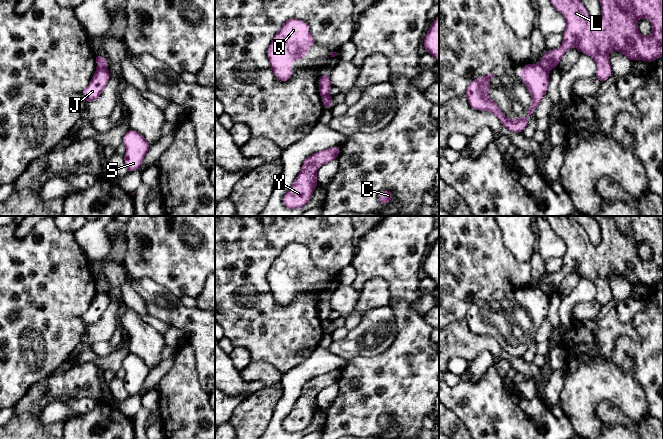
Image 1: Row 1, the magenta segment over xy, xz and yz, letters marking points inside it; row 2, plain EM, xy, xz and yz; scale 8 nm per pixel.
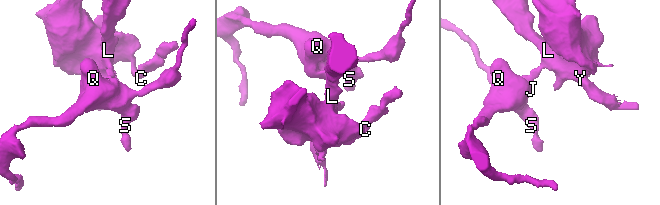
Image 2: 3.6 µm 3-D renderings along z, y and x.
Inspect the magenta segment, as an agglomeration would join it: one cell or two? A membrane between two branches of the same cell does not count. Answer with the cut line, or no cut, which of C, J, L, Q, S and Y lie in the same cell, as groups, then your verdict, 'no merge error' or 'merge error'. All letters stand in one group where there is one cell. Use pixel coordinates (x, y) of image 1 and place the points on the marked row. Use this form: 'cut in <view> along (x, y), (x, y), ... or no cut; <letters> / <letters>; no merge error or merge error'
cut in xy along (97, 66), (102, 66), (107, 70); C L Y / J Q S; merge error

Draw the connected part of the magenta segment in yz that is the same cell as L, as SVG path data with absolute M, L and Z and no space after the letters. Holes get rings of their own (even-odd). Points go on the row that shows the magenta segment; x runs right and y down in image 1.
M550 0L551 4L559 11L566 20L566 28L562 34L561 46L555 50L546 50L541 58L540 64L547 71L553 70L560 63L563 54L576 47L582 54L594 59L597 64L595 77L604 83L611 75L612 68L608 54L610 51L618 51L625 55L631 62L640 59L645 62L653 62L663 56L663 0L599 0L601 5L601 16L598 21L593 21L585 6L580 0ZM648 19L652 25L652 35L642 36L639 32L637 20Z

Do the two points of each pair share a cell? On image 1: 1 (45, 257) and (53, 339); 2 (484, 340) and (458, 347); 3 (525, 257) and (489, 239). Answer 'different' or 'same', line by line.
1: same
2: same
3: different

